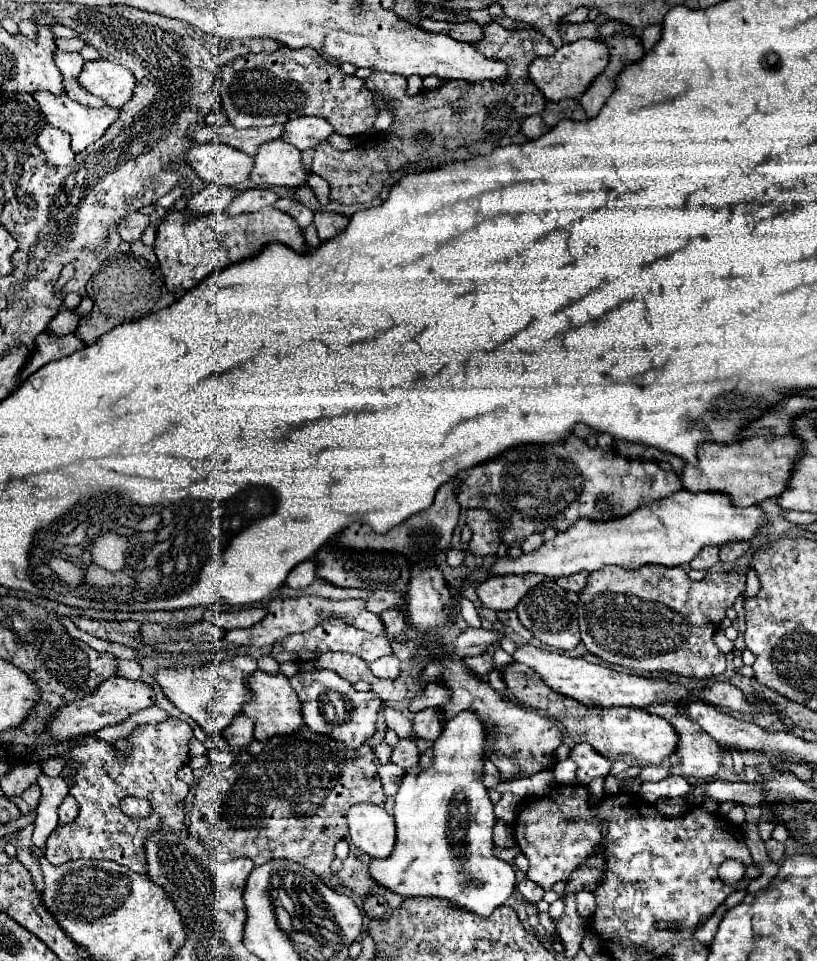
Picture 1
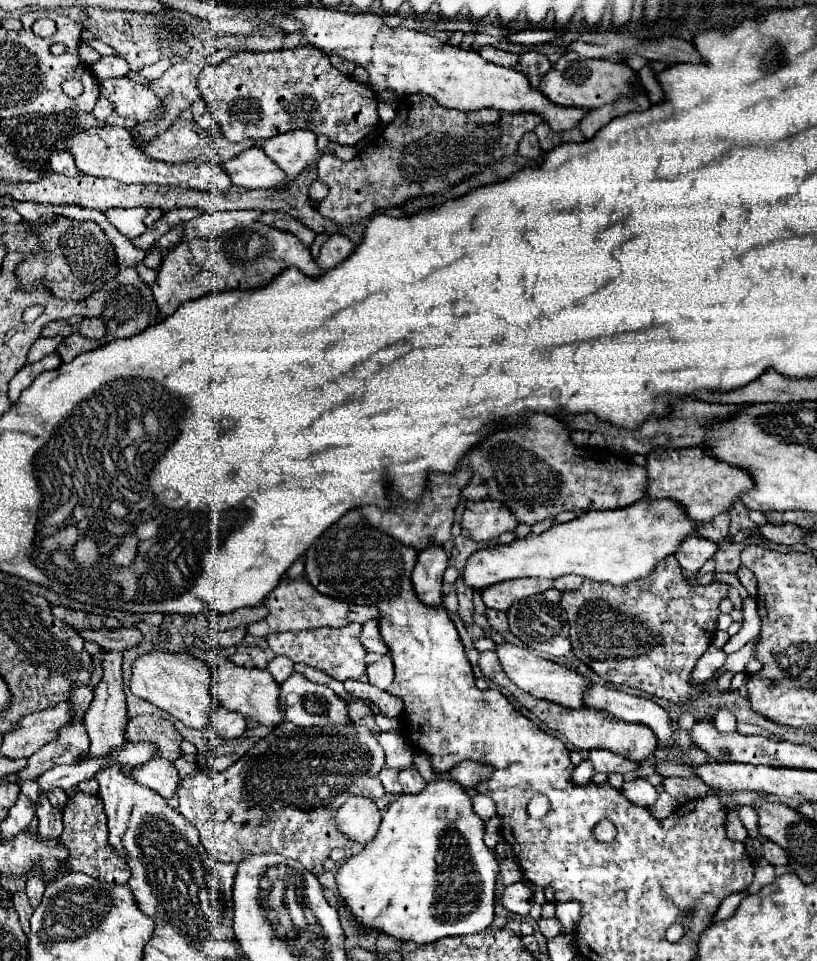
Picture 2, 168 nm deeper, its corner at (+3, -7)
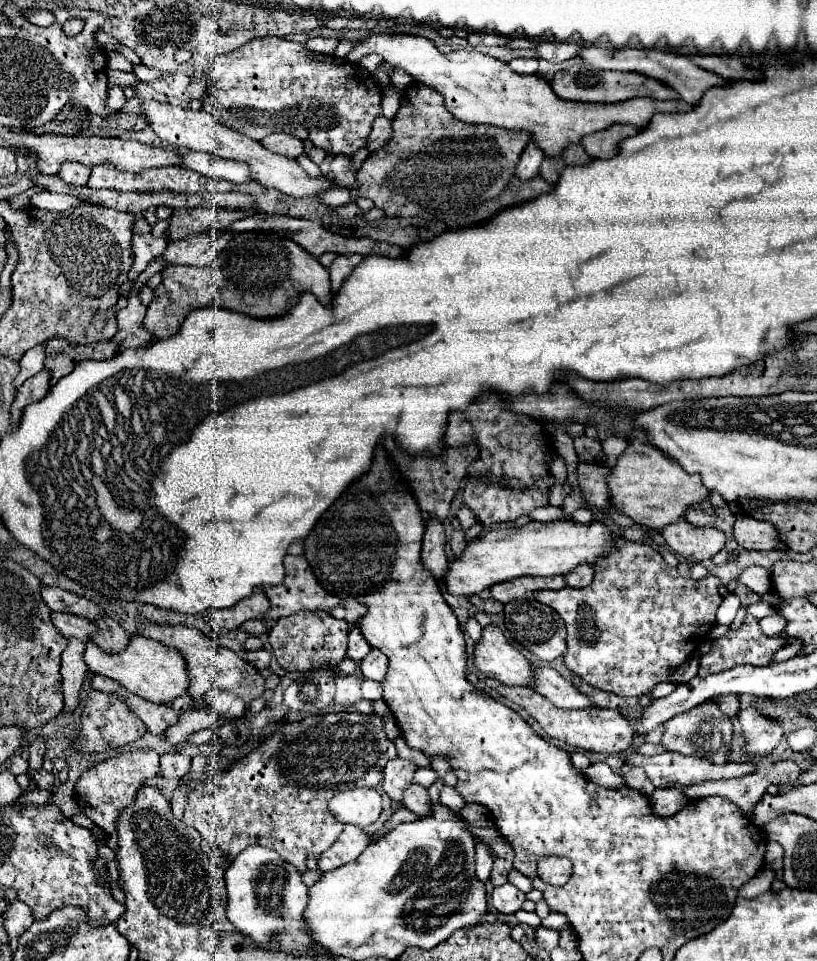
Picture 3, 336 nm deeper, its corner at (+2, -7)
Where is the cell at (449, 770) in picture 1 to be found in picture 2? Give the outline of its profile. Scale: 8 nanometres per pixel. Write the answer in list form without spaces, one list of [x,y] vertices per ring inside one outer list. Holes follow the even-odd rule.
[[[439,775],[437,781],[429,783],[421,793],[417,795],[399,795],[395,803],[389,805],[389,809],[383,815],[381,821],[381,829],[377,833],[377,837],[369,843],[369,847],[365,847],[361,853],[351,855],[339,869],[335,875],[335,883],[337,883],[337,893],[341,897],[341,903],[347,907],[347,911],[351,913],[351,917],[355,919],[357,927],[363,929],[365,935],[369,933],[379,933],[379,935],[389,935],[393,939],[399,941],[413,941],[419,945],[427,945],[433,943],[441,937],[455,937],[455,935],[471,935],[471,933],[479,933],[483,929],[487,929],[493,921],[493,905],[495,905],[495,877],[499,873],[499,863],[495,859],[495,851],[487,849],[487,845],[483,843],[483,833],[485,833],[485,823],[477,817],[477,813],[473,811],[471,805],[471,797],[465,793],[465,789],[451,781],[449,775]]]

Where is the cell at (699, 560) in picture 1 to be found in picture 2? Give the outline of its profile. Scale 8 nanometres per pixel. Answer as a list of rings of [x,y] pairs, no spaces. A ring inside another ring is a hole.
[[[689,535],[685,537],[685,541],[681,543],[681,549],[677,549],[675,557],[681,565],[681,569],[689,575],[695,575],[717,551],[717,545],[709,539],[703,539],[699,535]]]

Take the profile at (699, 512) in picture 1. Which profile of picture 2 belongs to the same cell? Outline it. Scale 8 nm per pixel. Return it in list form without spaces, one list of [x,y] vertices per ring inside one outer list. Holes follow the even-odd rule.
[[[645,499],[615,511],[589,511],[573,521],[555,523],[551,529],[509,545],[495,545],[475,551],[463,569],[463,581],[471,589],[485,589],[499,581],[519,577],[547,577],[581,575],[599,583],[627,585],[629,581],[647,577],[659,561],[673,555],[677,545],[697,531],[697,523],[669,499],[647,503]]]

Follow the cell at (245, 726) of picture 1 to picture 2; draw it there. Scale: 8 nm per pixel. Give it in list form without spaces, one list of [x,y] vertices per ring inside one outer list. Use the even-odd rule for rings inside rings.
[[[217,705],[211,713],[211,723],[213,727],[217,729],[217,733],[227,739],[227,741],[233,741],[233,739],[239,739],[243,737],[245,733],[245,719],[241,717],[241,713],[233,713],[221,705]]]

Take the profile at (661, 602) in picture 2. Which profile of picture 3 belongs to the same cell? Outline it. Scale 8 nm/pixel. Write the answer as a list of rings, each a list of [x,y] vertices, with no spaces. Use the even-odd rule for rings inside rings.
[[[626,541],[622,549],[614,549],[614,557],[608,557],[602,565],[598,565],[588,587],[562,587],[558,591],[546,589],[540,591],[536,599],[554,607],[564,619],[568,629],[568,649],[564,653],[564,661],[576,675],[580,675],[586,683],[620,697],[640,697],[650,693],[658,683],[670,681],[672,671],[684,665],[708,639],[708,631],[716,625],[716,609],[722,603],[718,587],[718,577],[708,575],[706,579],[694,583],[680,577],[678,569],[670,567],[650,545]]]

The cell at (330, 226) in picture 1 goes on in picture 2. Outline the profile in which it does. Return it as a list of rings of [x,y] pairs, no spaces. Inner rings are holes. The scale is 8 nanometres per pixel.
[[[331,235],[329,241],[321,249],[321,255],[315,261],[317,261],[317,265],[323,271],[327,271],[331,267],[337,267],[337,263],[347,259],[353,251],[355,251],[355,245],[347,237],[343,237],[343,235]]]

